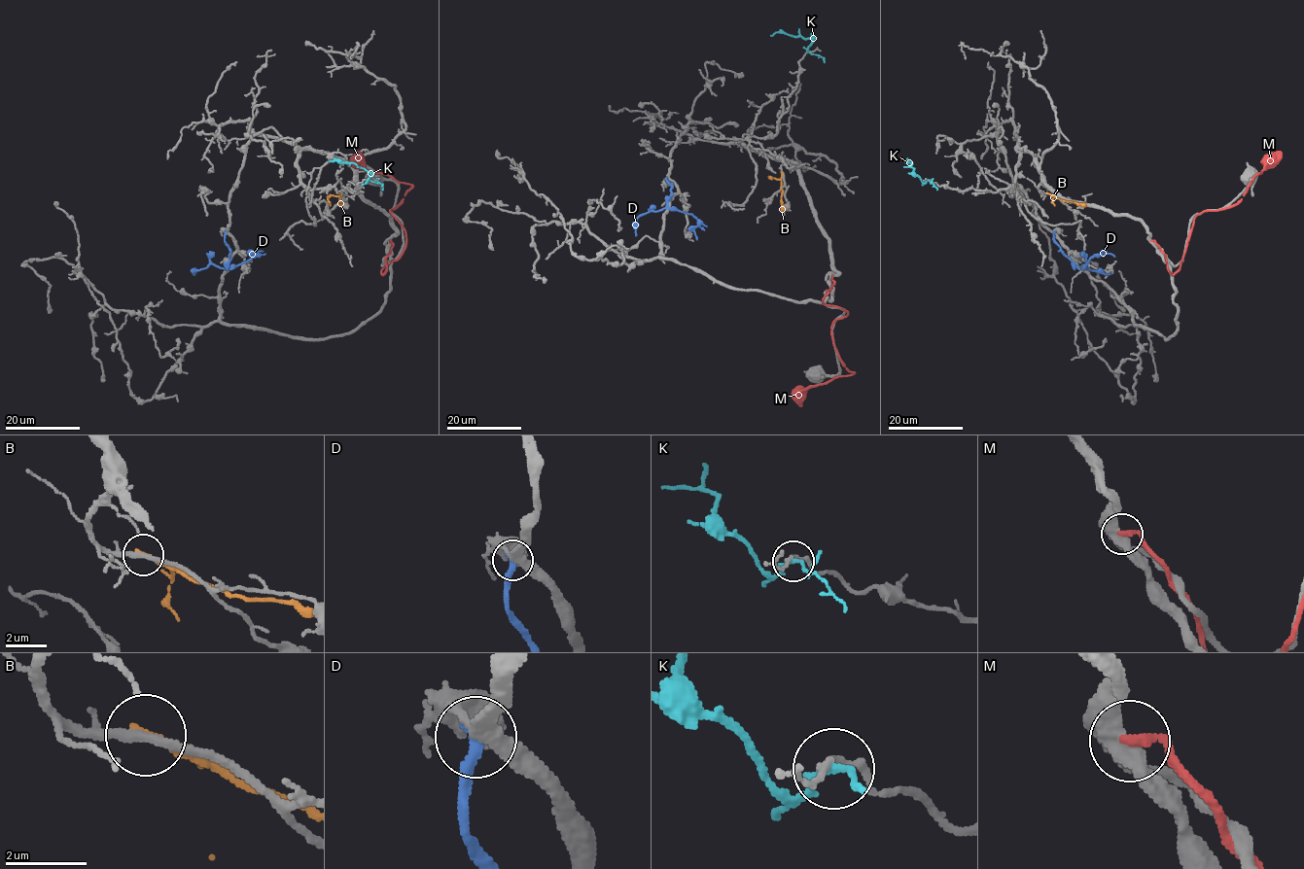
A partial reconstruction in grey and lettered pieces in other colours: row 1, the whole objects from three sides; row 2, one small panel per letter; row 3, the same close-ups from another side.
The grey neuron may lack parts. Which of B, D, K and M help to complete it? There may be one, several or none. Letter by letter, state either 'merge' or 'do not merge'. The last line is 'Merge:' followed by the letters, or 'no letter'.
B: do not merge
D: do not merge
K: do not merge
M: do not merge
Merge: no letter

